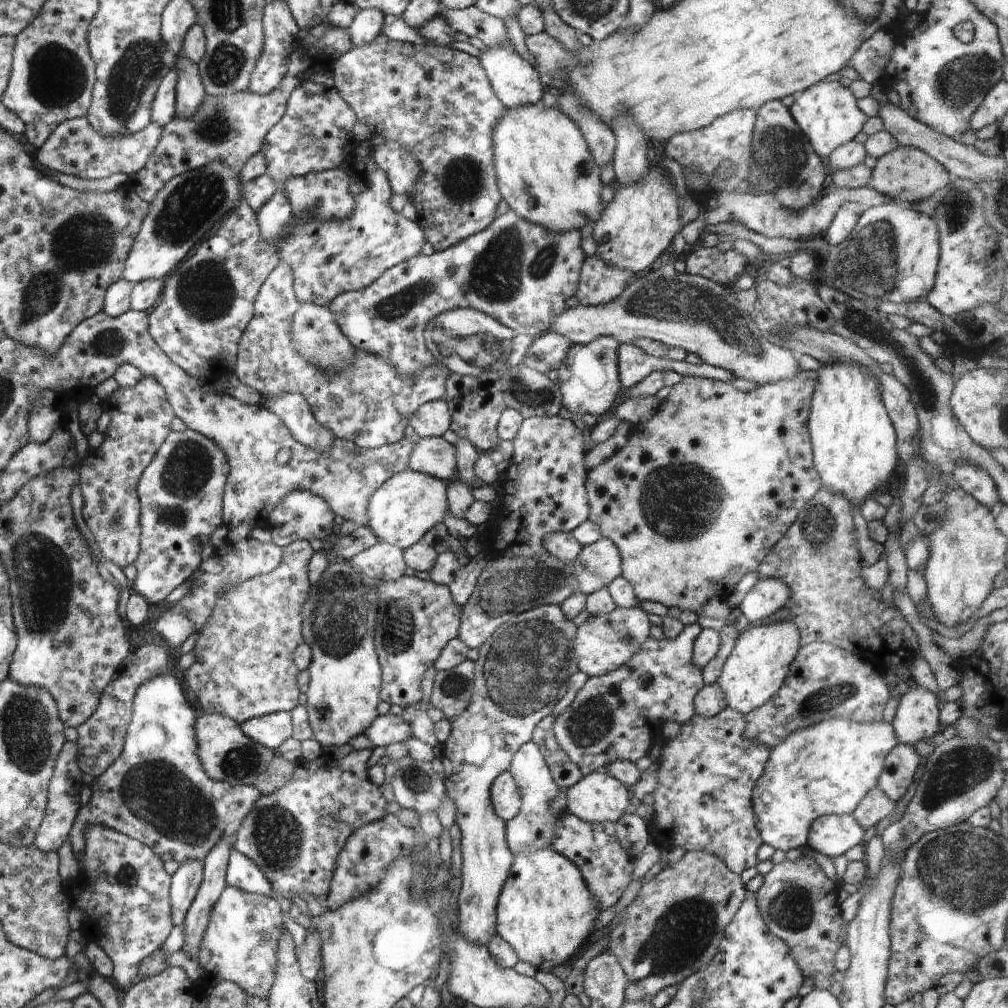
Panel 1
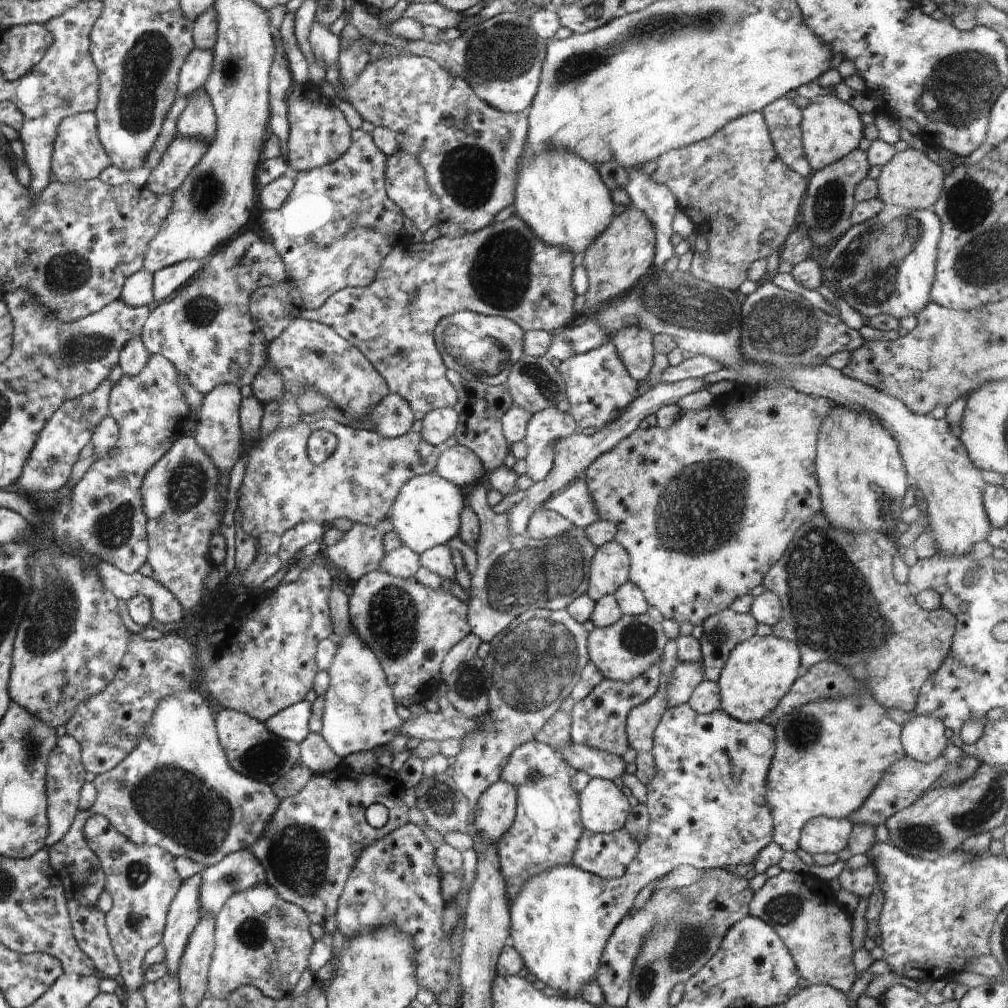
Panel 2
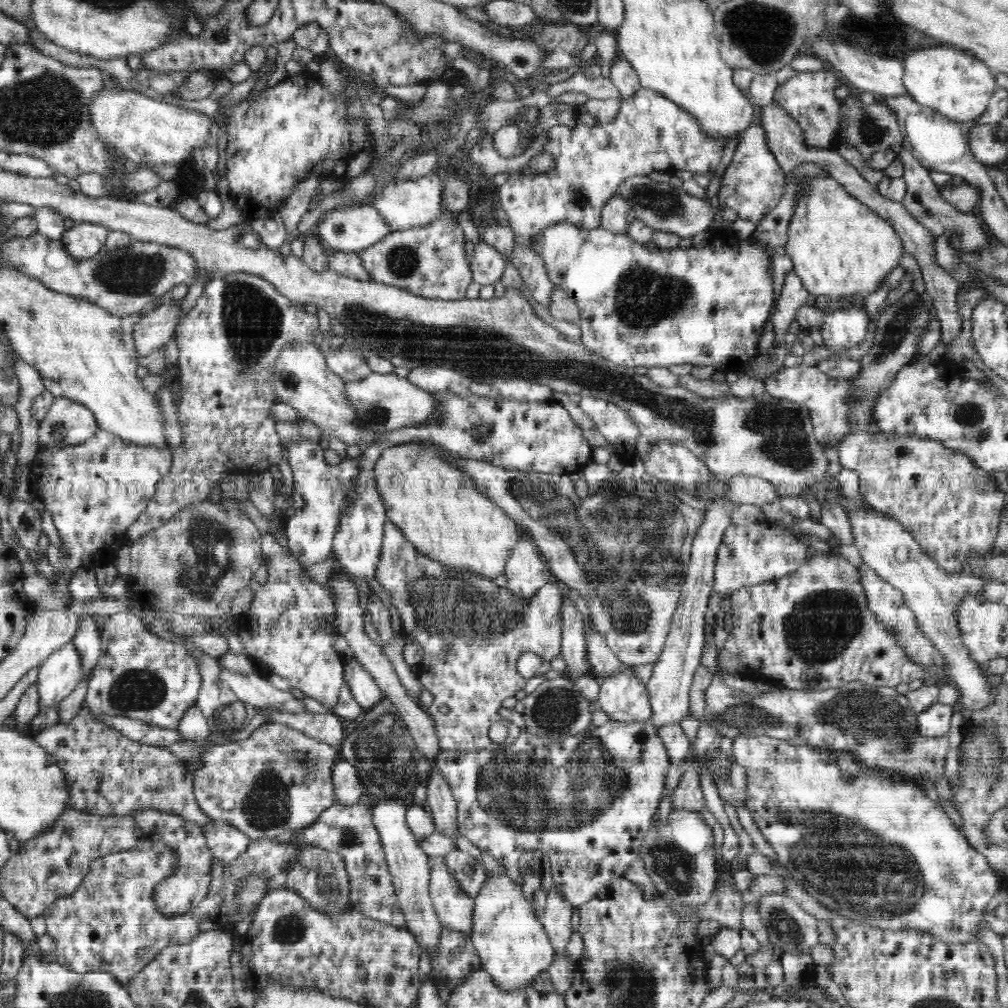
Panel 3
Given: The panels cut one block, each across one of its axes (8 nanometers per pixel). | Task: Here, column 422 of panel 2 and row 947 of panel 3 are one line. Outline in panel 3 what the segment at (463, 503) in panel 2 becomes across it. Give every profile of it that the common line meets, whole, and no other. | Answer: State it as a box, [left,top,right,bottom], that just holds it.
[471,874,555,990]

